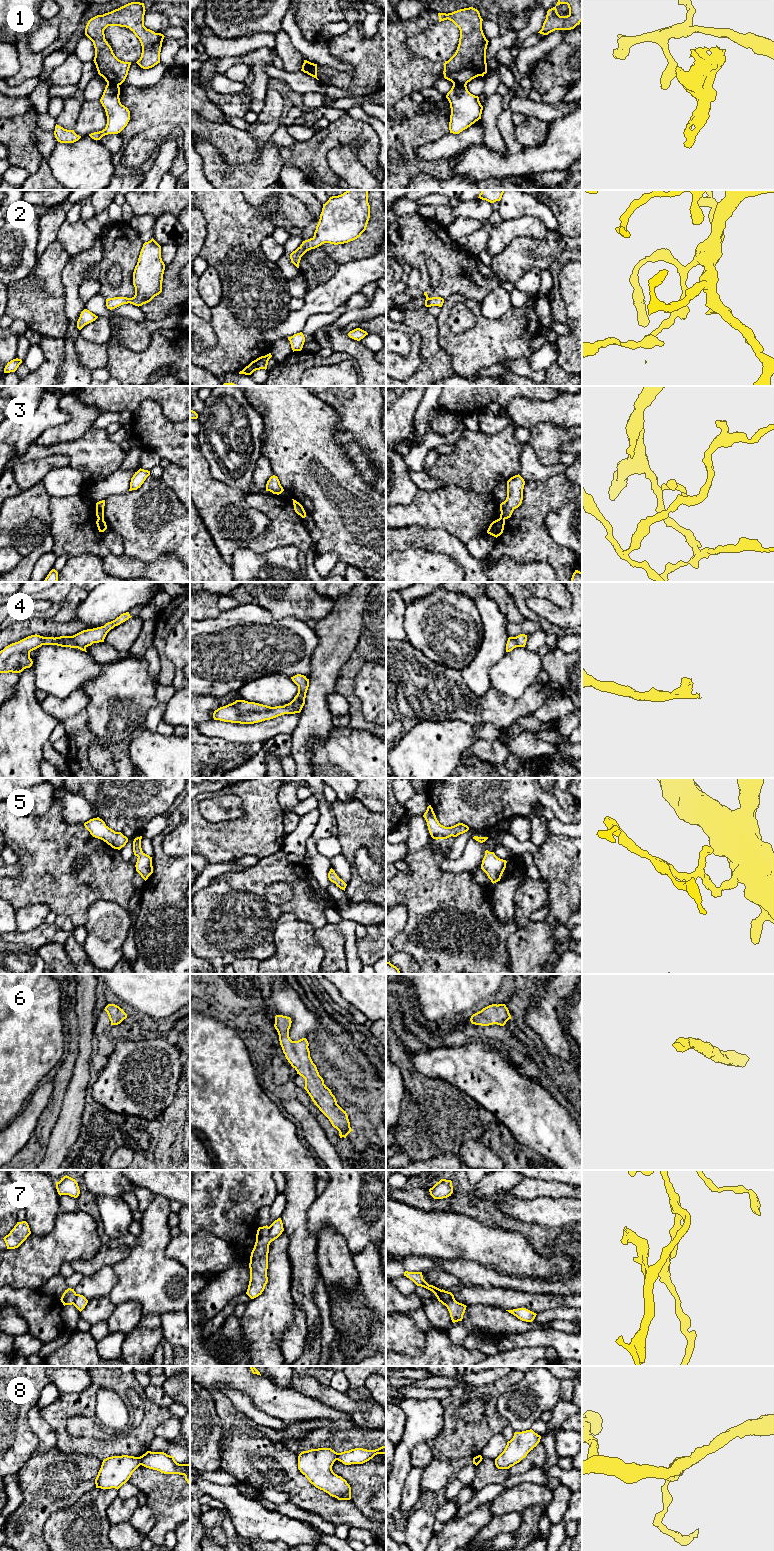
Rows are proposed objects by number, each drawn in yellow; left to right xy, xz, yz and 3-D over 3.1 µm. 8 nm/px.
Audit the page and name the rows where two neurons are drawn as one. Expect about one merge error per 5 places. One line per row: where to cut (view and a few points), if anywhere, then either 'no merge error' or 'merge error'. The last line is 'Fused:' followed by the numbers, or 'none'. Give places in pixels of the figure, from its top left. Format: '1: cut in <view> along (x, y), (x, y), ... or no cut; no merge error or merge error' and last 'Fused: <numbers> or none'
1: cut in yz along (453, 83), (465, 85); merge error
2: no cut; no merge error
3: cut in xy along (98, 517), (103, 520); merge error
4: no cut; no merge error
5: no cut; no merge error
6: no cut; no merge error
7: cut in yz along (441, 1290), (441, 1296), (444, 1300), (454, 1300), (456, 1302); merge error
8: cut in xy along (138, 1457), (141, 1464); merge error
Fused: 1, 3, 7, 8

